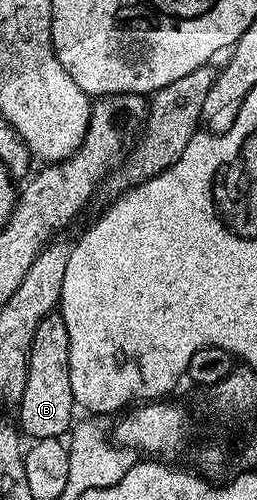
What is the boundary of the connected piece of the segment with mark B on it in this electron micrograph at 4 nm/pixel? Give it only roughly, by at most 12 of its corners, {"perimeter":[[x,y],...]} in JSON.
{"perimeter":[[37,325],[18,428],[62,438],[76,420],[69,327]]}

